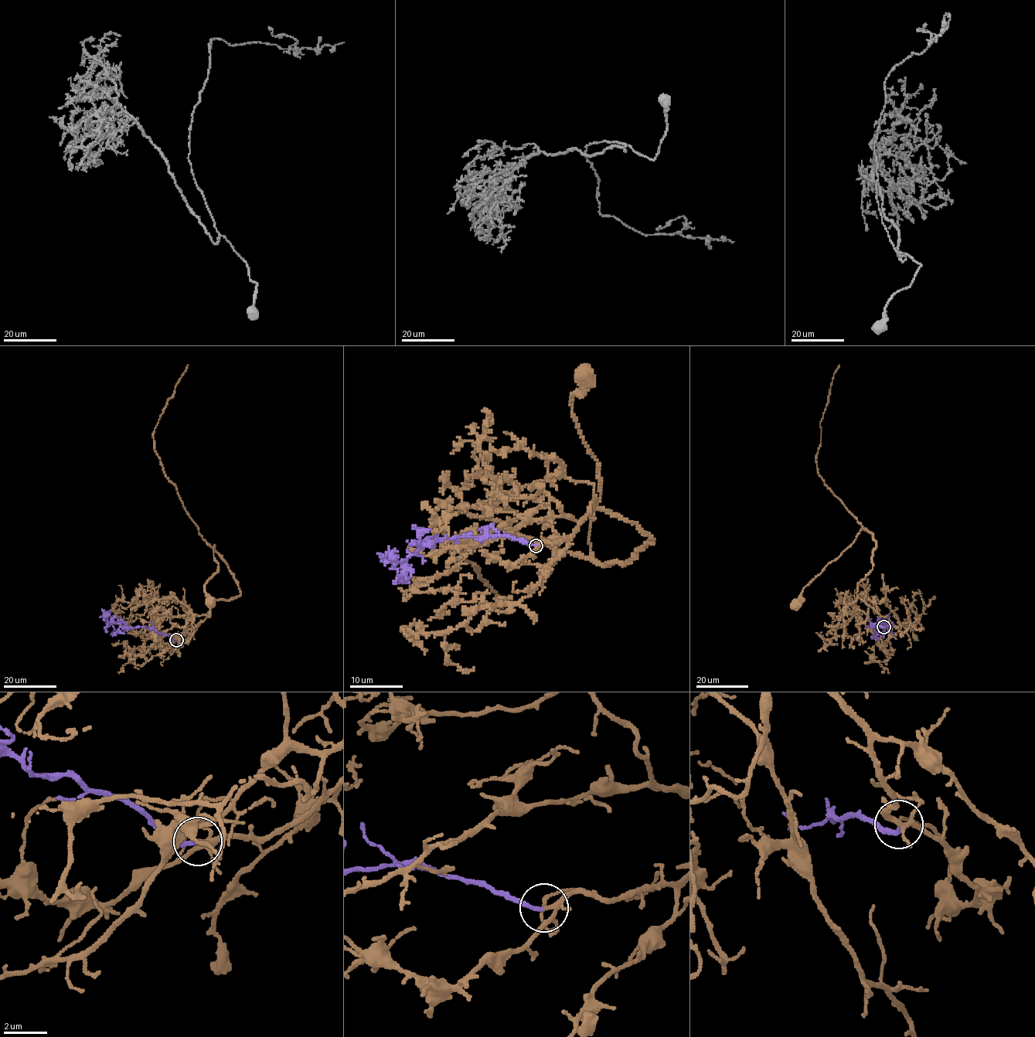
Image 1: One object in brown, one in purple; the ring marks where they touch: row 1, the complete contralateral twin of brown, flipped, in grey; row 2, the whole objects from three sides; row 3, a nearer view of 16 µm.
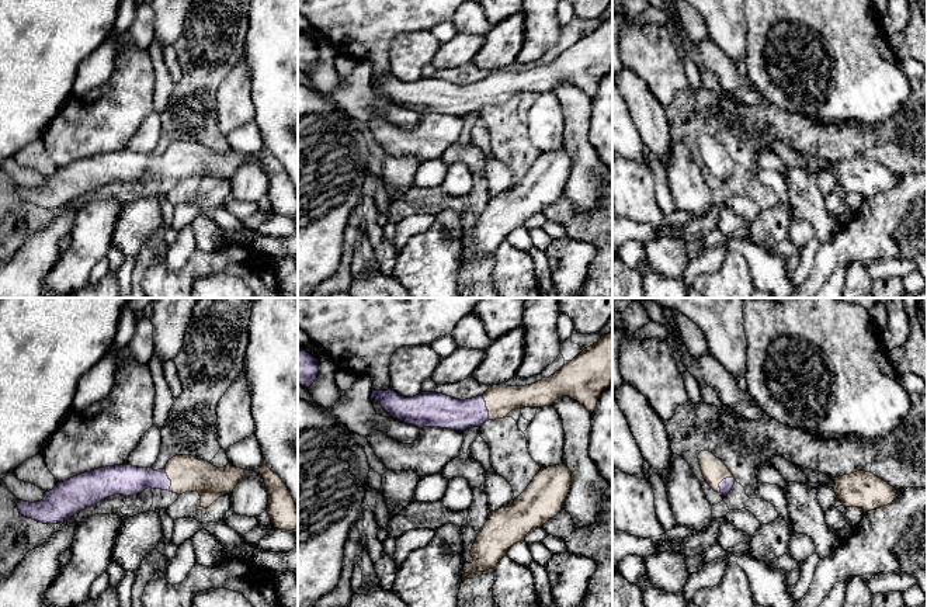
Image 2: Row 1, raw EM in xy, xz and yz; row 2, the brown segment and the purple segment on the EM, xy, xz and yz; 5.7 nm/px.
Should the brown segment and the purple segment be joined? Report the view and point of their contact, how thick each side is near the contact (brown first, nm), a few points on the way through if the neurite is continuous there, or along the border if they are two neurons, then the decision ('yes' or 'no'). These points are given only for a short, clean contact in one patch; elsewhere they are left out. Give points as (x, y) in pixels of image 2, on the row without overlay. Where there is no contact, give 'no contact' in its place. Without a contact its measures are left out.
meets brown in xz at (486, 92); 180 nm thick on the brown side, 190 nm on the other; runs through xz (500, 85), (486, 92), (475, 97), (445, 97); yes

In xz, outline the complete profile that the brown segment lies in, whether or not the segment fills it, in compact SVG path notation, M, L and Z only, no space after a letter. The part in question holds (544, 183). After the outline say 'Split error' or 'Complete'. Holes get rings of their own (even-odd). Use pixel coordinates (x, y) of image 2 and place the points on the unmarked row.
M565 149L541 153L517 184L490 197L472 230L473 247L465 244L462 266L475 257L494 254L514 229L553 204L563 194L570 170L572 156Z. Complete

